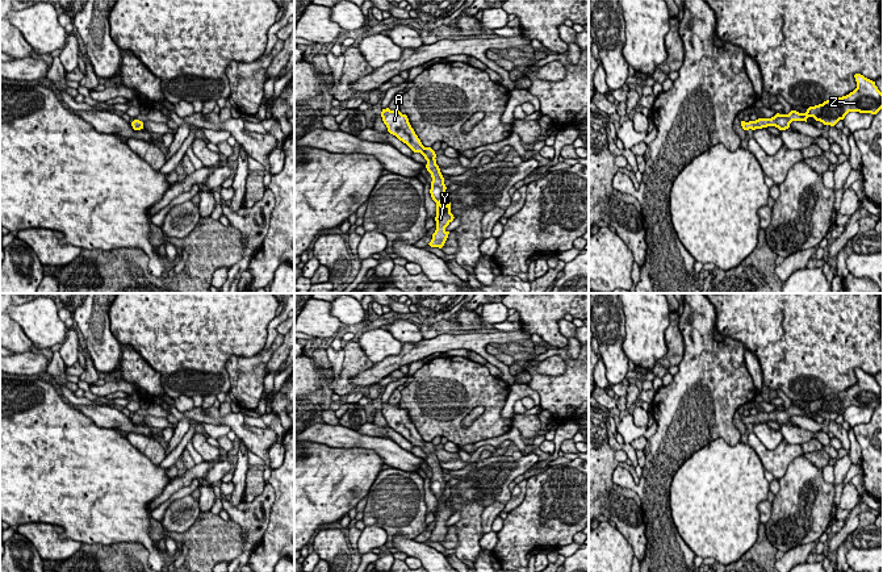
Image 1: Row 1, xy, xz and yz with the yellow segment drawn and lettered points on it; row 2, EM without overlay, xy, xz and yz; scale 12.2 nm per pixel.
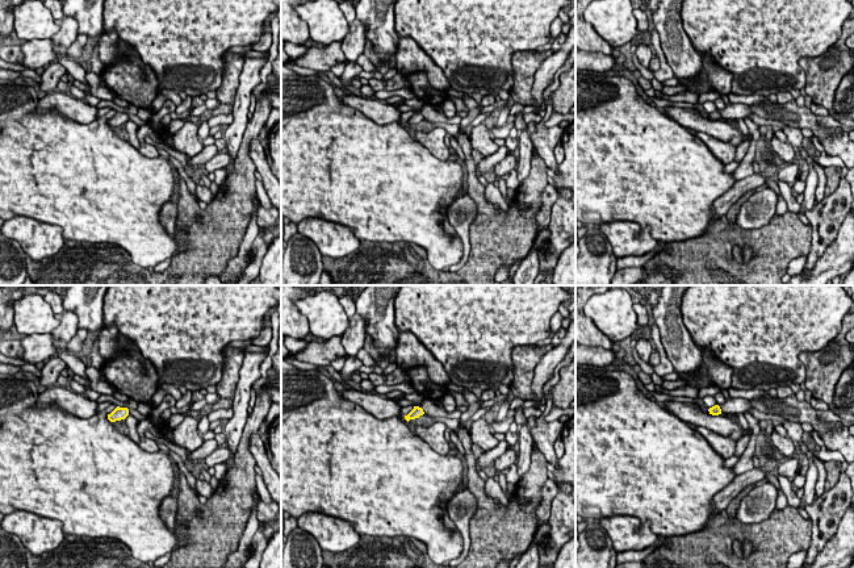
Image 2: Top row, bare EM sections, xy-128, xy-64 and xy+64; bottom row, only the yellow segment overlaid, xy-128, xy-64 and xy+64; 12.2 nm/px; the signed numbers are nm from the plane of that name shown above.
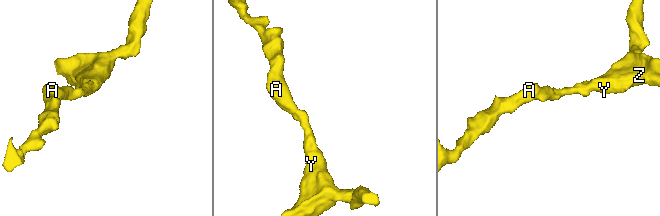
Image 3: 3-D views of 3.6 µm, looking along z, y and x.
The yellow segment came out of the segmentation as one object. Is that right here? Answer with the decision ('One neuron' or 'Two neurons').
One neuron

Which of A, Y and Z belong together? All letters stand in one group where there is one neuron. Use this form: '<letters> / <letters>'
A Y Z

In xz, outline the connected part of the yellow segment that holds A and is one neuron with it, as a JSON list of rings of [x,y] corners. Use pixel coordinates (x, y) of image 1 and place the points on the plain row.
[[[386,402],[382,404],[381,412],[390,429],[406,438],[414,447],[420,447],[427,455],[426,463],[432,472],[430,488],[432,494],[436,497],[436,525],[428,539],[431,542],[442,543],[449,529],[445,522],[453,515],[455,512],[451,508],[451,497],[447,500],[442,498],[447,481],[444,479],[444,472],[440,463],[436,459],[436,448],[431,442],[424,442],[422,439],[406,409],[402,409],[399,405],[390,405]]]

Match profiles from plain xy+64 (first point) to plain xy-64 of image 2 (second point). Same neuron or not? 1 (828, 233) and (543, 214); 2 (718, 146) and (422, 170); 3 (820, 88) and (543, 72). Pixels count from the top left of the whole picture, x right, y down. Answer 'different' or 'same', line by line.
1: same
2: different
3: different

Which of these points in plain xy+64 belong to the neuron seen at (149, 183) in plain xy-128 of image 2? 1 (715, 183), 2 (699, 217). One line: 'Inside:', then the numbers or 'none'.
Inside: 1, 2

